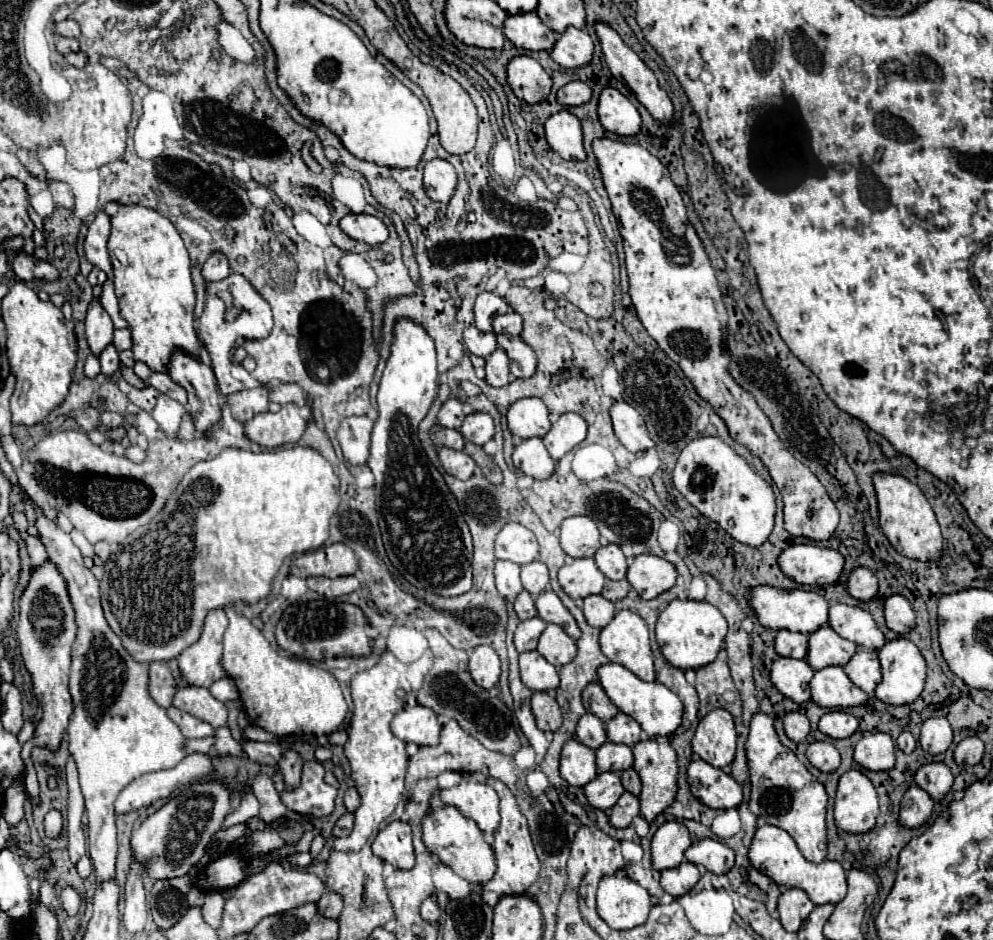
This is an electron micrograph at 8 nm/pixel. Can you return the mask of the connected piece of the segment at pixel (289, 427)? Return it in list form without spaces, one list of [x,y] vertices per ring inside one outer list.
[[[286,404],[276,414],[256,414],[244,424],[246,436],[264,448],[278,448],[282,444],[298,442],[304,434],[304,428],[306,422],[300,416],[300,408],[296,404]]]

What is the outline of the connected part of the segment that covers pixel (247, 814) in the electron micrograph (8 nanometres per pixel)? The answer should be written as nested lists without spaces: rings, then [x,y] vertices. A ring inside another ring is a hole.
[[[248,792],[248,794],[242,798],[240,806],[226,818],[222,830],[230,828],[230,826],[234,826],[234,824],[246,822],[246,820],[250,820],[250,818],[256,818],[258,814],[260,814],[260,802],[256,800],[256,796],[254,796],[252,792]]]

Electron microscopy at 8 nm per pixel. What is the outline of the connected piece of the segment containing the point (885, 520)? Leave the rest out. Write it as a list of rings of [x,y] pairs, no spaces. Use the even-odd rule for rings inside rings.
[[[876,472],[872,476],[872,482],[878,498],[880,528],[884,530],[890,544],[908,558],[916,558],[922,562],[938,558],[938,554],[942,554],[942,534],[936,516],[932,512],[932,506],[928,504],[922,490],[908,478],[888,472]]]

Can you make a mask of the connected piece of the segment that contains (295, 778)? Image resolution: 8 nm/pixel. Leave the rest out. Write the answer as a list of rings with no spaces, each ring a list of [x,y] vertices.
[[[286,750],[286,758],[282,758],[282,762],[278,762],[278,770],[282,772],[286,790],[294,790],[300,784],[302,758],[294,750]]]

